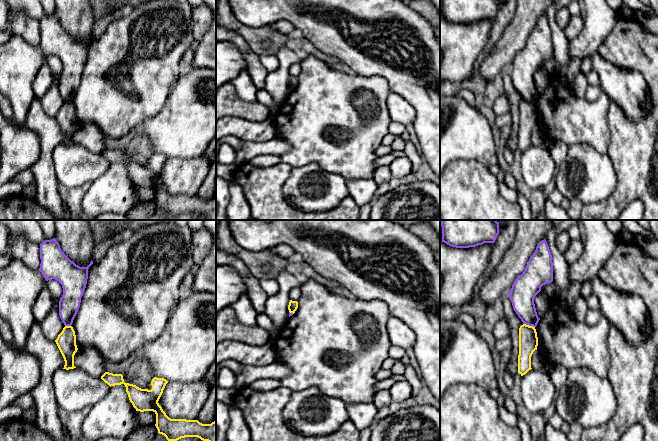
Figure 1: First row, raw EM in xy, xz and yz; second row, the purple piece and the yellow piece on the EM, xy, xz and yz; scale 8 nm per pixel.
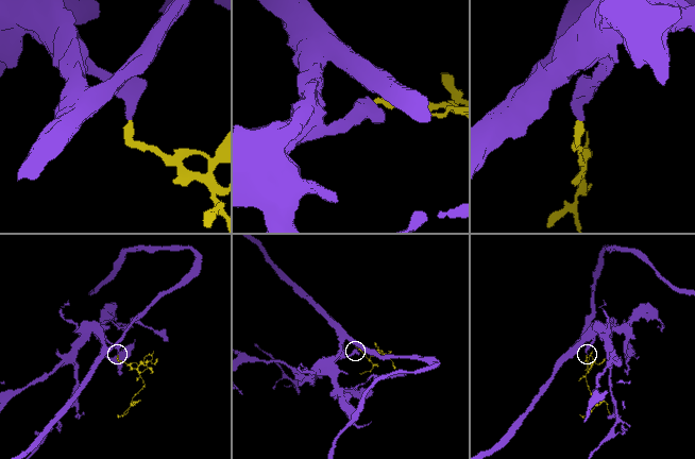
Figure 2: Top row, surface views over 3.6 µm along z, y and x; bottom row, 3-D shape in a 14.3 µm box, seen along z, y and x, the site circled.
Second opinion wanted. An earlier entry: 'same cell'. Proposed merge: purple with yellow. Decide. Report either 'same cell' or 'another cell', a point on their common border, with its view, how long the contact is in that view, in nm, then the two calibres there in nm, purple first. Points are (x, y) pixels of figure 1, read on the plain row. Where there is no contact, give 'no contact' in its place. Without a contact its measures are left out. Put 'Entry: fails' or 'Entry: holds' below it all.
another cell; meets purple in yz at (529, 101); contact 100 nm long; 200 nm thick on the purple side, 160 nm on the other
Entry: fails

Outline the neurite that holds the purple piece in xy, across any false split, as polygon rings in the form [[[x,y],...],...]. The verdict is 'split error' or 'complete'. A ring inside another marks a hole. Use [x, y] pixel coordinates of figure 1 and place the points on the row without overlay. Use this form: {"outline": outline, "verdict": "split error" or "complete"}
{"outline": [[[55,14],[45,16],[40,20],[41,40],[39,47],[46,57],[55,55],[63,64],[63,71],[59,77],[59,92],[65,102],[71,102],[80,83],[81,74],[86,64],[88,55],[88,45],[93,40],[91,36],[87,43],[80,43],[71,37],[61,26]]], "verdict": "complete"}

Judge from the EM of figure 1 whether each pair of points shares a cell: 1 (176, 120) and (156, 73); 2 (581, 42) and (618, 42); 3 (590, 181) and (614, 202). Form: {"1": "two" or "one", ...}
{"1": "two", "2": "two", "3": "two"}

